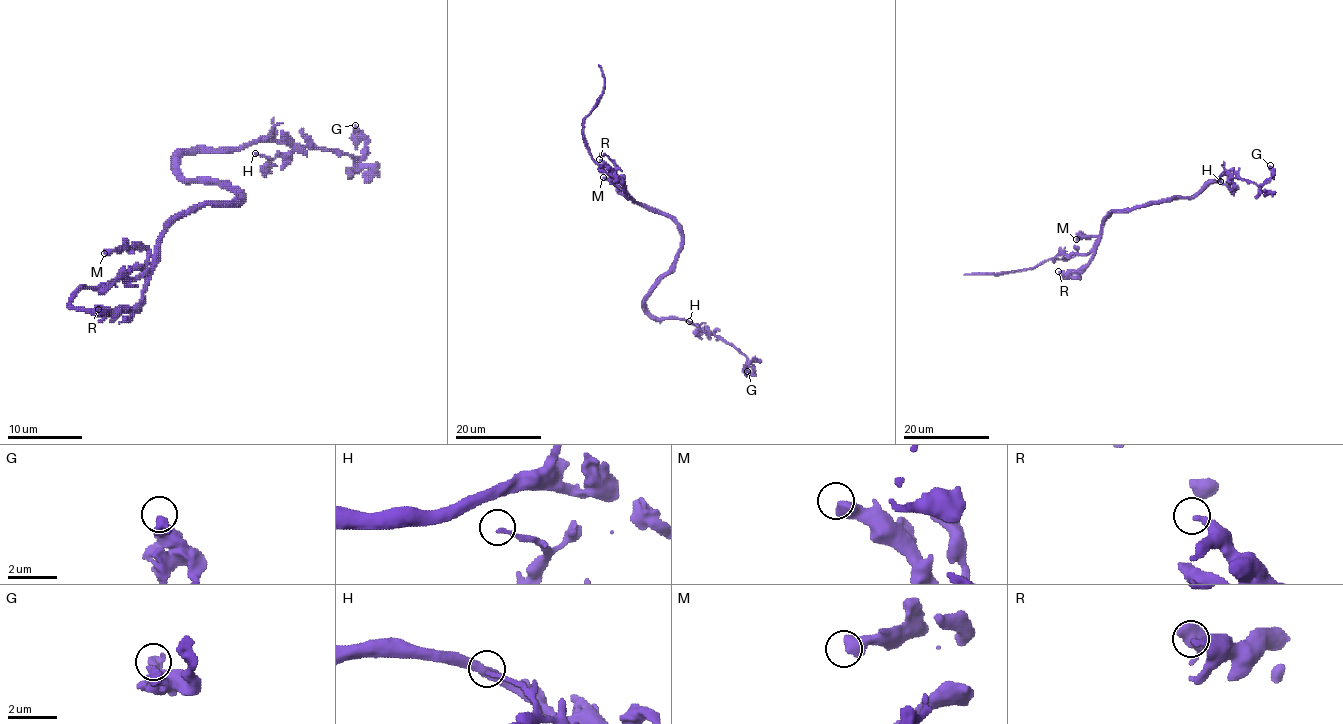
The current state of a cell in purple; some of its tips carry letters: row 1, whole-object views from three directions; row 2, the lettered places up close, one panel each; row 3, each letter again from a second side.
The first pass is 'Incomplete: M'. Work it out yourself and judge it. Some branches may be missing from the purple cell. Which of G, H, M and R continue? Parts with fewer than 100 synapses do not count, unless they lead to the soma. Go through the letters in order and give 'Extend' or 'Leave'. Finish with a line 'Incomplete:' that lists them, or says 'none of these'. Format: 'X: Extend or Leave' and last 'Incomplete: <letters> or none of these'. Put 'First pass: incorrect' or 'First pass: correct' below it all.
G: Leave
H: Leave
M: Leave
R: Leave
Incomplete: none of these
First pass: incorrect

